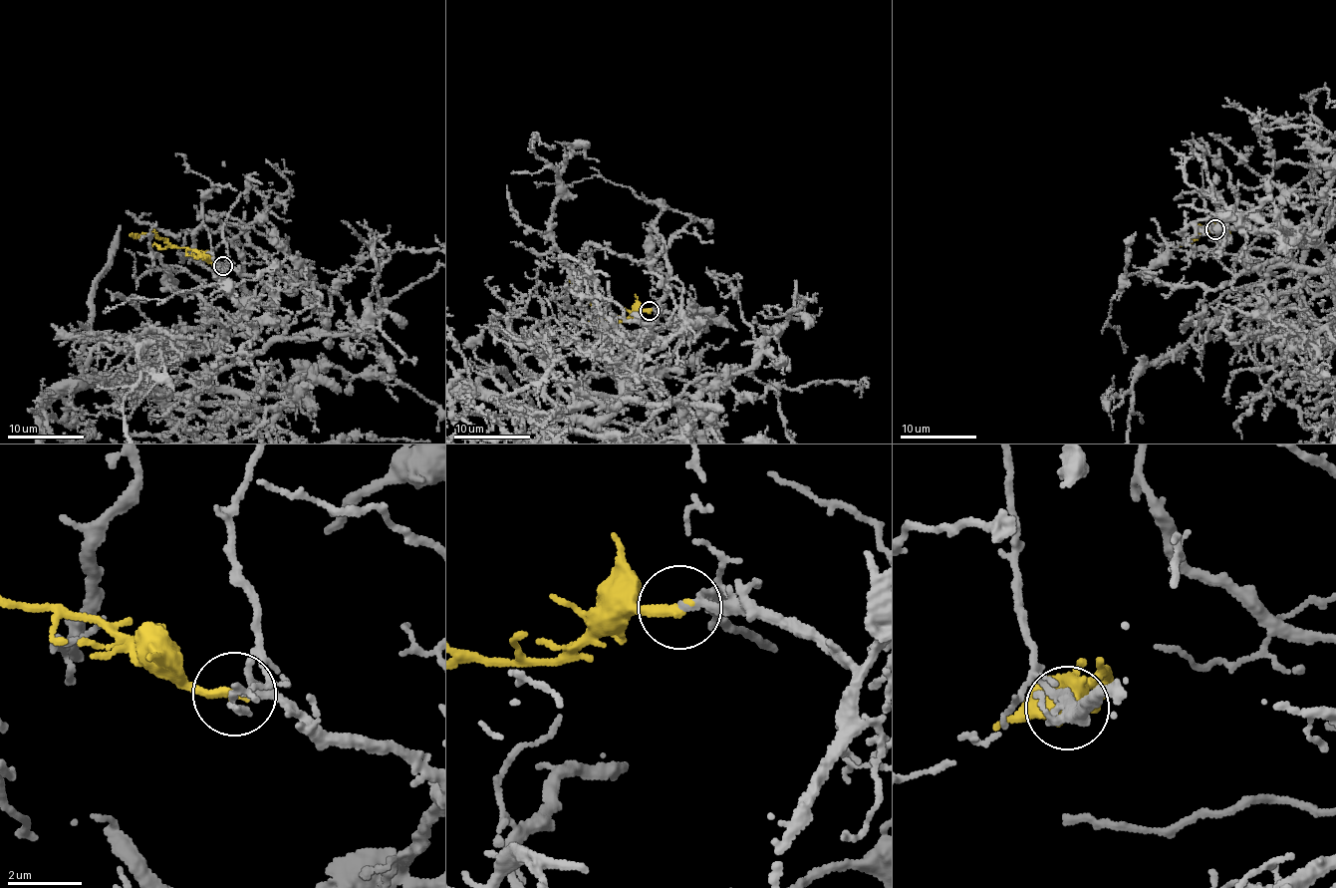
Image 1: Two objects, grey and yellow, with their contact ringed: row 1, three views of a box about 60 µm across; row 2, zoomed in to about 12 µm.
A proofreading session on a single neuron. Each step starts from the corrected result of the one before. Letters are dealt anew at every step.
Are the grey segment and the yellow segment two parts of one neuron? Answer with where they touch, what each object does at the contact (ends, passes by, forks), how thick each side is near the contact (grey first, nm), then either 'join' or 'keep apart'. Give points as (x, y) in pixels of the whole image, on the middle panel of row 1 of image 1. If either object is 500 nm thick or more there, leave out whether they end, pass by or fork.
at (649, 310); grey passes by; yellow ends there; 190 nm thick on the grey side, 260 nm on the other; join

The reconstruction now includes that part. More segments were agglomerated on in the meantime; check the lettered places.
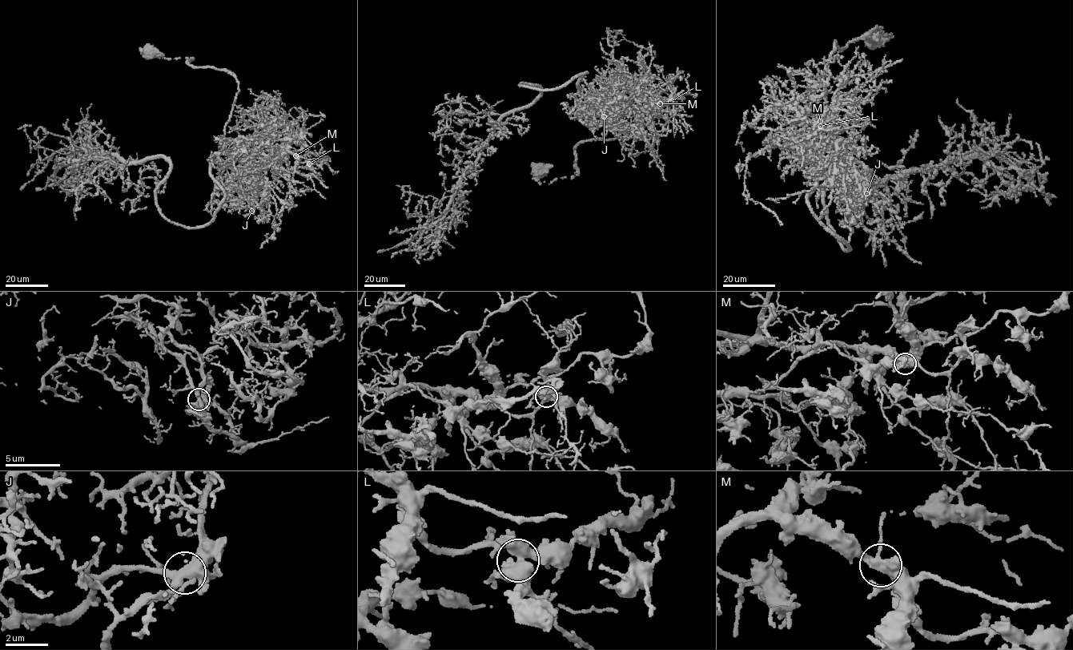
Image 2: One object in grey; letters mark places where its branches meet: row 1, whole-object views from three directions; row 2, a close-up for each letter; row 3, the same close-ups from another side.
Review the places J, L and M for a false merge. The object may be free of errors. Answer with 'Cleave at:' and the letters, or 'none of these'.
Cleave at: none of these

